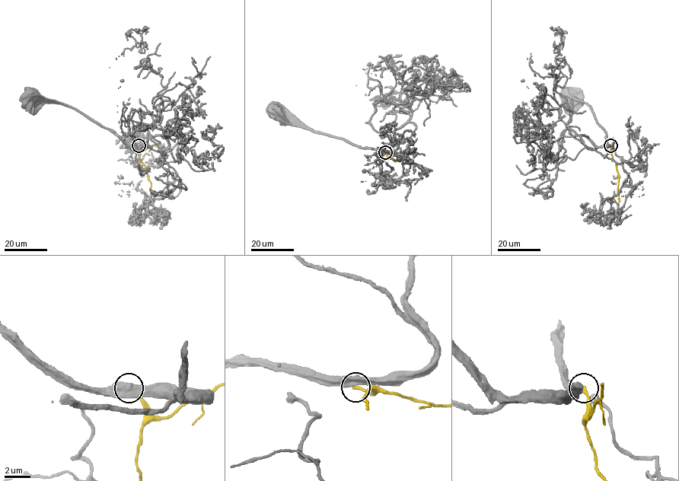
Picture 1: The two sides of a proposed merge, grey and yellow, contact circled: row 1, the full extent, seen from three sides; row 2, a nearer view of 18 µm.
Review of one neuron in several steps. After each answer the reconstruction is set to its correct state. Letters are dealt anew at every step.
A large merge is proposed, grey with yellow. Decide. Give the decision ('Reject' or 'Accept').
Reject

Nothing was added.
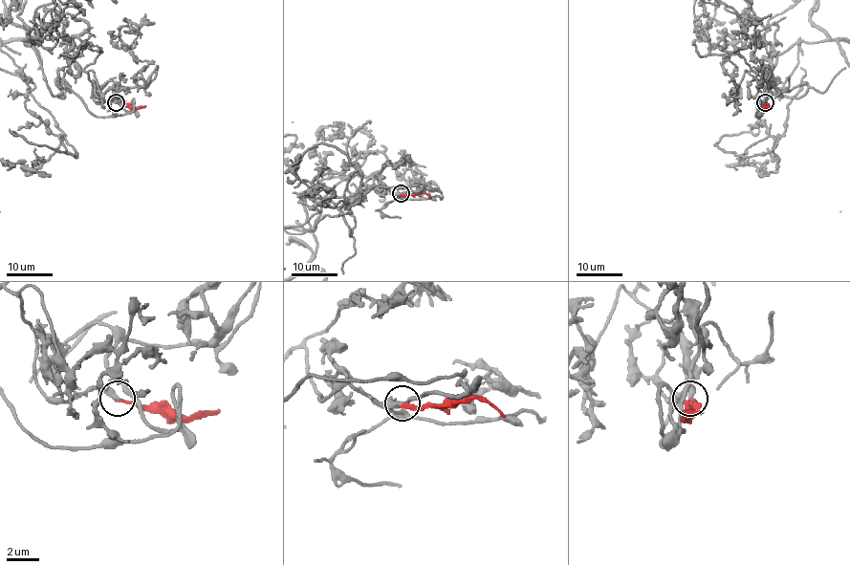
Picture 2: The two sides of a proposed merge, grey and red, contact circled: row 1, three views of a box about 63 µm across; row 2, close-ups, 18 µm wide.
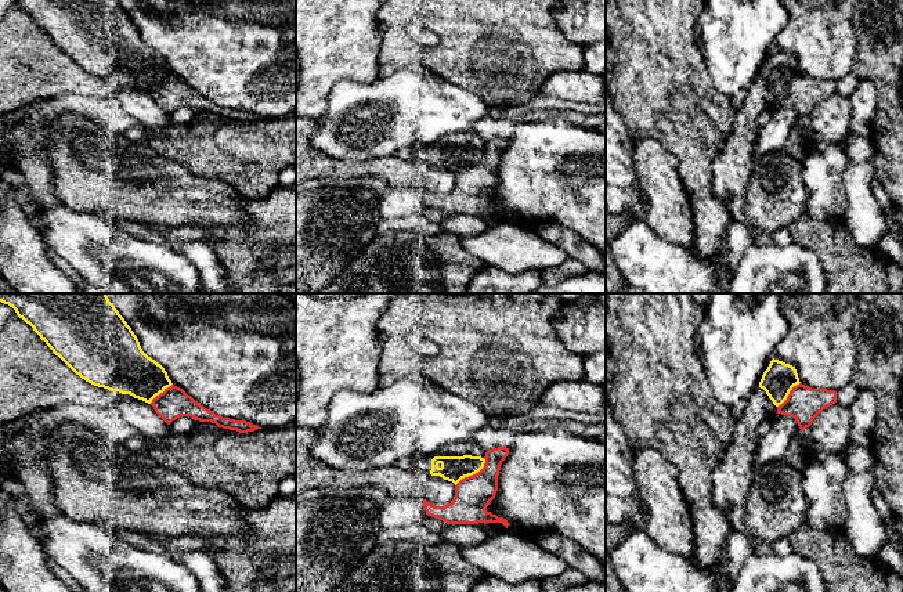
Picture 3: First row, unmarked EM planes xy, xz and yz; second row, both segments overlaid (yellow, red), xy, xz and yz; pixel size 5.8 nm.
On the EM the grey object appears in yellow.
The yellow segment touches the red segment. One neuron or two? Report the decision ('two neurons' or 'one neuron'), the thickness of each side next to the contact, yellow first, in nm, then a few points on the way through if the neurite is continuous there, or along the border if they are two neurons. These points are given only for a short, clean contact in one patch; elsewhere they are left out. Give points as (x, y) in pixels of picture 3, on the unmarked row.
two neurons; 150 nm thick on the yellow side, 220 nm on the other; border along xz (486, 150), (477, 162), (465, 166), (455, 176)

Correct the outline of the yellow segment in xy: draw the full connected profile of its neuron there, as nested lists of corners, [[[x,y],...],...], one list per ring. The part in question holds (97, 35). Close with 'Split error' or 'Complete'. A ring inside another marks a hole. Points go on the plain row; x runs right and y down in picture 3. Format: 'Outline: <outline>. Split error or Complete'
Outline: [[[15,0],[41,30],[86,72],[130,84],[148,94],[173,73],[165,58],[148,47],[118,0]]]. Complete

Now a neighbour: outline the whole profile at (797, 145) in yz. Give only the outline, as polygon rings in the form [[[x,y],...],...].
[[[801,120],[791,129],[790,137],[785,141],[783,151],[802,163],[810,147],[812,141],[805,137],[803,122]]]

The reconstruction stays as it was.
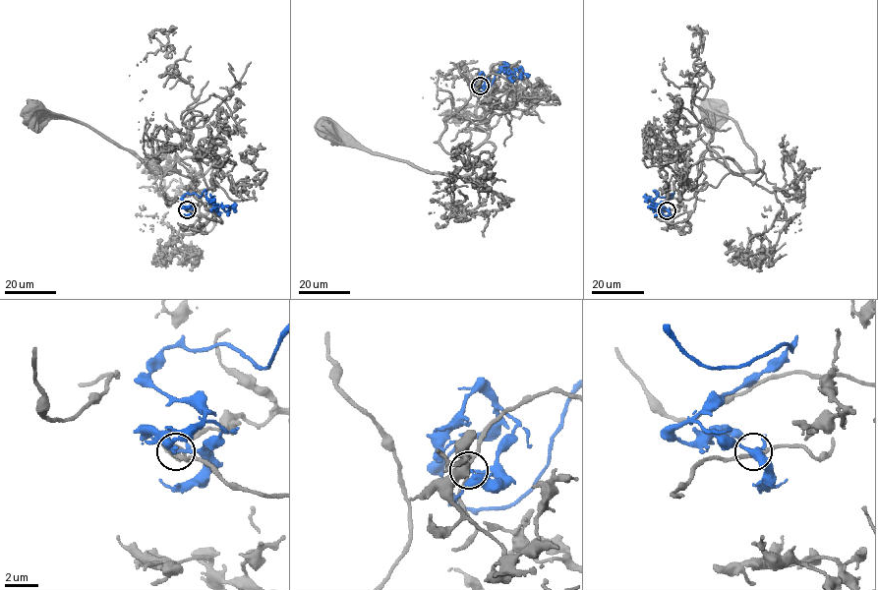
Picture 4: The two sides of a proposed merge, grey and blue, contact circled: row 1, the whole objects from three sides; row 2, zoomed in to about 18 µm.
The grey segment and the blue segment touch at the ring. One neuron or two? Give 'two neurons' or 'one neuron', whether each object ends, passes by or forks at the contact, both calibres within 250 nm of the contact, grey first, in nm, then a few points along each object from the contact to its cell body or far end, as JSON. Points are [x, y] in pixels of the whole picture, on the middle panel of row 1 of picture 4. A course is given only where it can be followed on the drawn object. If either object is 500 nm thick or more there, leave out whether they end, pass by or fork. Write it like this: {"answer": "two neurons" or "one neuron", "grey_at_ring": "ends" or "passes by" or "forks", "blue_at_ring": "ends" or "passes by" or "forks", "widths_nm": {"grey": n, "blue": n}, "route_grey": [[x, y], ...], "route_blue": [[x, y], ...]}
{"answer": "one neuron", "grey_at_ring": "passes by", "blue_at_ring": "passes by", "widths_nm": {"grey": 200, "blue": 190}, "route_grey": [[480, 86], [501, 76], [514, 104], [484, 122], [445, 120], [438, 144], [470, 174], [429, 173], [325, 130]], "route_blue": [[480, 86], [486, 77], [476, 88], [487, 90], [503, 70], [507, 74], [520, 68], [520, 73]]}

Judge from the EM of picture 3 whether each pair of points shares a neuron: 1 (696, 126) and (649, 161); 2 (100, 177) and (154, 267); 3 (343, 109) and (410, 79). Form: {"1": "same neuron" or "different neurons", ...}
{"1": "different neurons", "2": "different neurons", "3": "same neuron"}

